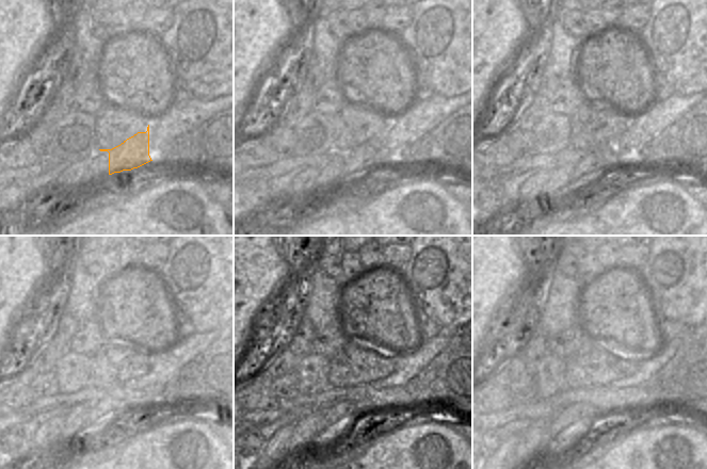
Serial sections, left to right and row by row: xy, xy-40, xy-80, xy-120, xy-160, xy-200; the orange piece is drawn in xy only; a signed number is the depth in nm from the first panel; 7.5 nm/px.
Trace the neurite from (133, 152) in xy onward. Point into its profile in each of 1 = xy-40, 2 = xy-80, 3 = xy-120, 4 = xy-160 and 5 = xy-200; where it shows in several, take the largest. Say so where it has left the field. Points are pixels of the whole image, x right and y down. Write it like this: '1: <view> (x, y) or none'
1: xy-40 (358, 160)
2: xy-80 (598, 161)
3: xy-120 (107, 404)
4: xy-160 (337, 411)
5: xy-200 (563, 418)

